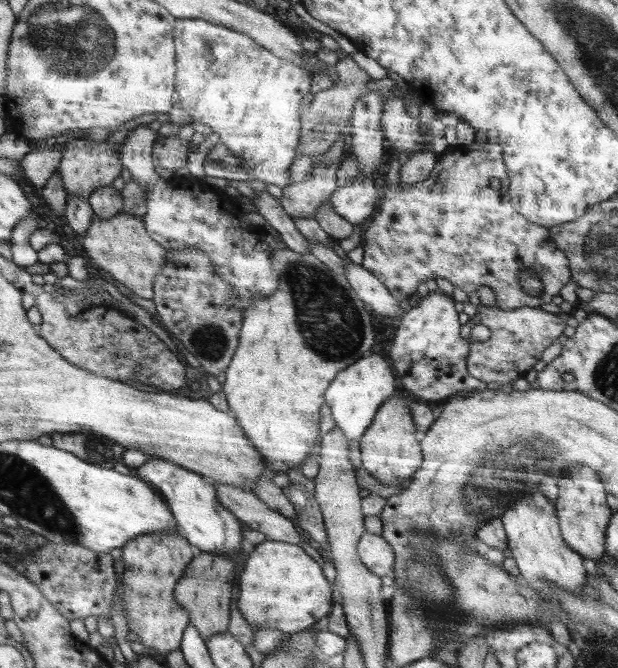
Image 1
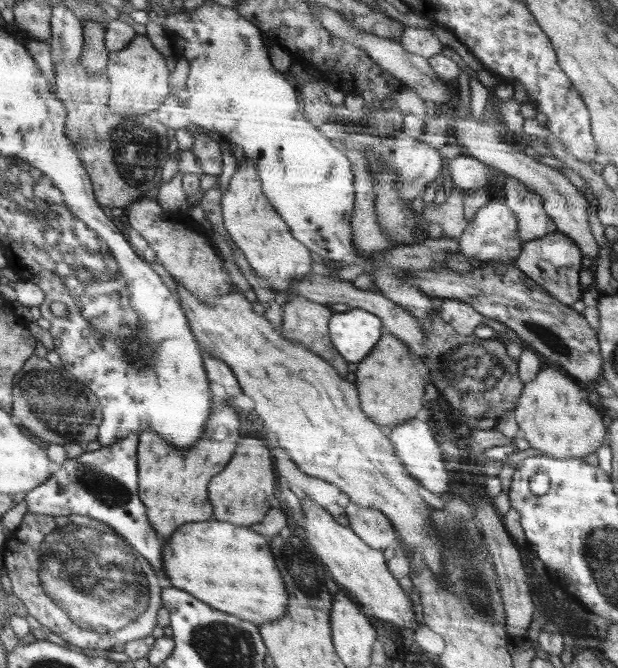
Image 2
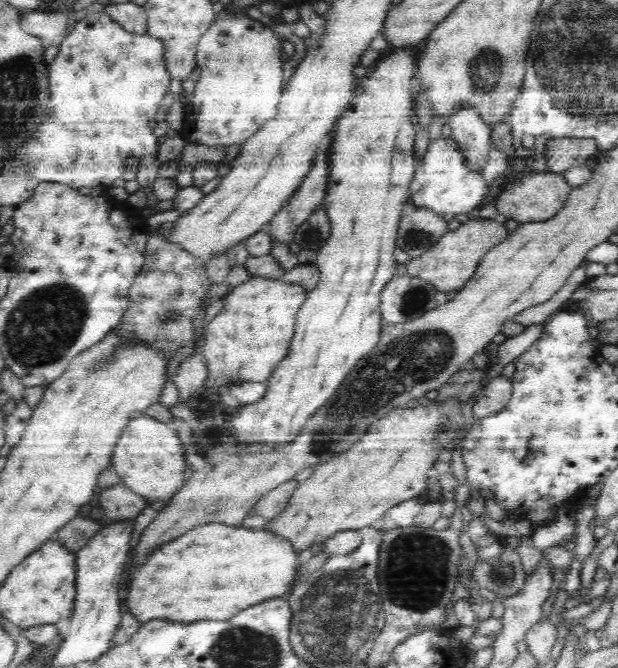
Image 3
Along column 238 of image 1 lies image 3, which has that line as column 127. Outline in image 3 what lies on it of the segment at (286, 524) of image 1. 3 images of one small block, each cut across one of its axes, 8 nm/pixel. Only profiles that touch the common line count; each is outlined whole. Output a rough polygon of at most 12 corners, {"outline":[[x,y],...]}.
{"outline":[[122,484],[104,489],[108,518],[138,518],[148,501]]}

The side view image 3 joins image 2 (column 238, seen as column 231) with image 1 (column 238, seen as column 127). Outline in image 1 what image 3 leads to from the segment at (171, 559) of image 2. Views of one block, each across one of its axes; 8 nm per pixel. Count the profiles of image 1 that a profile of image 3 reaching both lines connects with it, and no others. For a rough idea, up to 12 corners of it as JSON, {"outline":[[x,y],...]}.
{"outline":[[266,539],[238,578],[252,626],[309,629],[332,610],[322,568]]}

